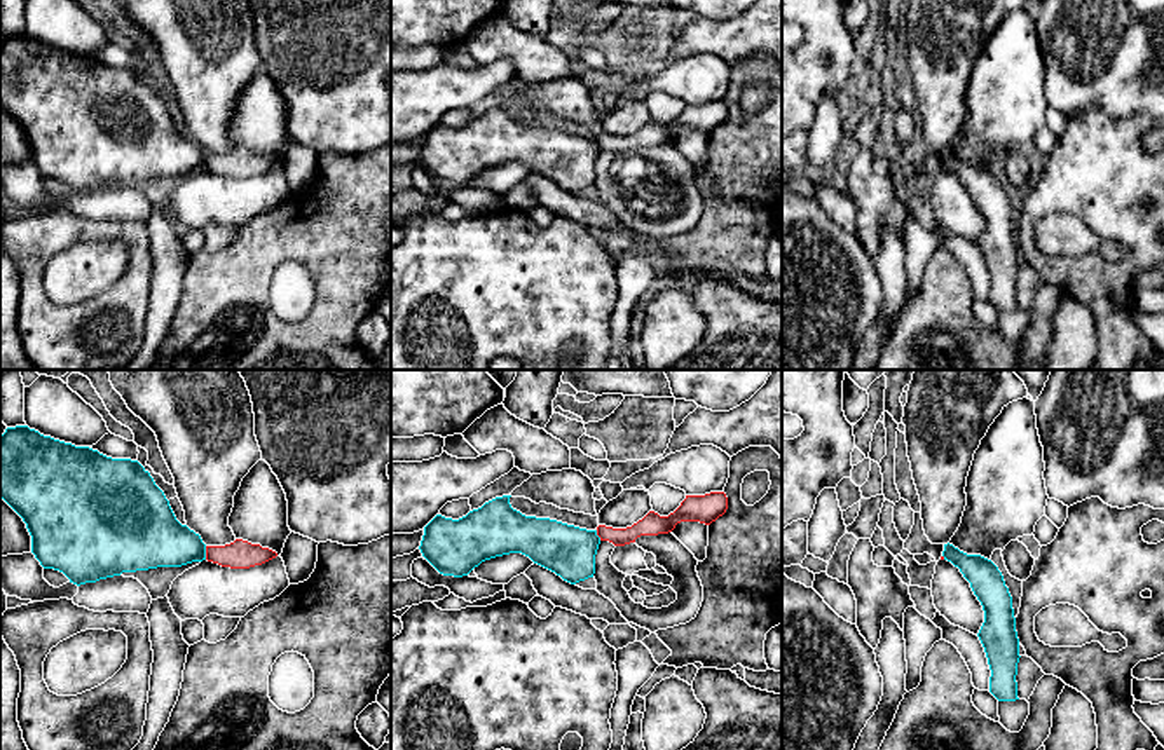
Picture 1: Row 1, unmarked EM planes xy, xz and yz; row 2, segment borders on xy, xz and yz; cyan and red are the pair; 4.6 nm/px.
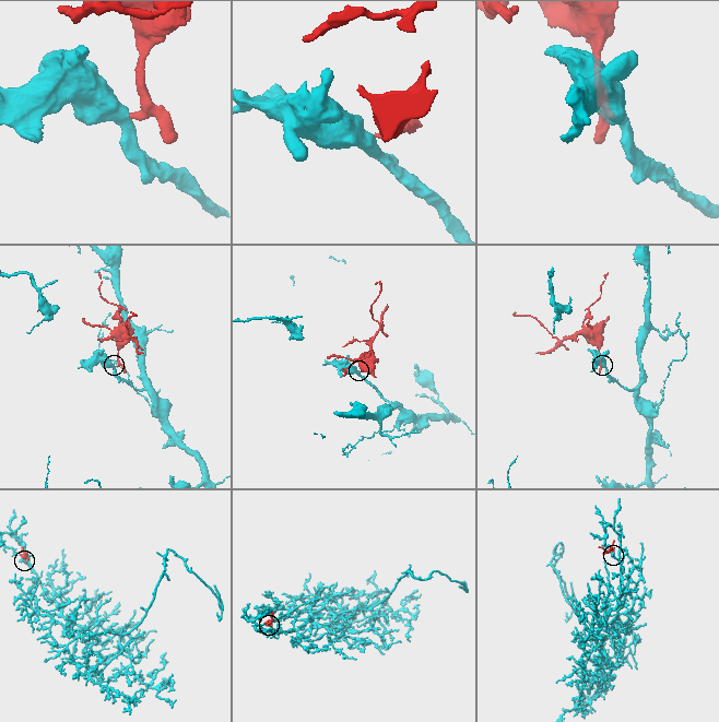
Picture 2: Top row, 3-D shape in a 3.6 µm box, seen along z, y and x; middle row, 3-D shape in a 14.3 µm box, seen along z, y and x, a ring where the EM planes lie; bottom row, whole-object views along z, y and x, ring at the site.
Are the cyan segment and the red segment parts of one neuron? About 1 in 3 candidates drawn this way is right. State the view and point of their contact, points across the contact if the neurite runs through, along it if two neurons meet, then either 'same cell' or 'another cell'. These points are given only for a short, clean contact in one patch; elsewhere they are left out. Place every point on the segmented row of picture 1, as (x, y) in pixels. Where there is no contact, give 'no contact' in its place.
contact xy (205, 553); border xy (205, 546), (206, 559); another cell

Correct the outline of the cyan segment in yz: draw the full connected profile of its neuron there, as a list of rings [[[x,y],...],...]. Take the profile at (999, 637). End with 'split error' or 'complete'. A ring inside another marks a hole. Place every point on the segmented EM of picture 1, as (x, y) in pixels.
[[[944,544],[944,560],[960,569],[984,610],[984,623],[977,633],[991,670],[989,692],[998,701],[1017,698],[1019,638],[1012,597],[998,567],[981,556],[967,555],[953,544]]] | complete

